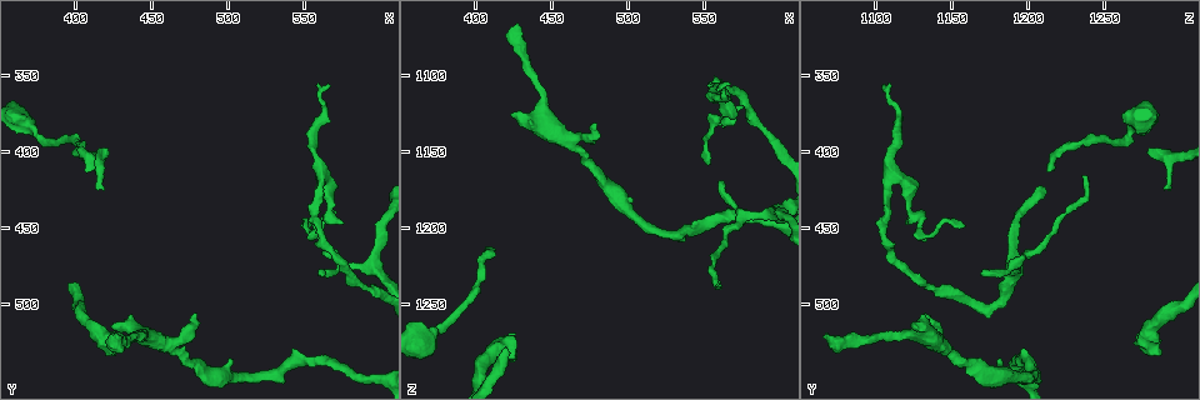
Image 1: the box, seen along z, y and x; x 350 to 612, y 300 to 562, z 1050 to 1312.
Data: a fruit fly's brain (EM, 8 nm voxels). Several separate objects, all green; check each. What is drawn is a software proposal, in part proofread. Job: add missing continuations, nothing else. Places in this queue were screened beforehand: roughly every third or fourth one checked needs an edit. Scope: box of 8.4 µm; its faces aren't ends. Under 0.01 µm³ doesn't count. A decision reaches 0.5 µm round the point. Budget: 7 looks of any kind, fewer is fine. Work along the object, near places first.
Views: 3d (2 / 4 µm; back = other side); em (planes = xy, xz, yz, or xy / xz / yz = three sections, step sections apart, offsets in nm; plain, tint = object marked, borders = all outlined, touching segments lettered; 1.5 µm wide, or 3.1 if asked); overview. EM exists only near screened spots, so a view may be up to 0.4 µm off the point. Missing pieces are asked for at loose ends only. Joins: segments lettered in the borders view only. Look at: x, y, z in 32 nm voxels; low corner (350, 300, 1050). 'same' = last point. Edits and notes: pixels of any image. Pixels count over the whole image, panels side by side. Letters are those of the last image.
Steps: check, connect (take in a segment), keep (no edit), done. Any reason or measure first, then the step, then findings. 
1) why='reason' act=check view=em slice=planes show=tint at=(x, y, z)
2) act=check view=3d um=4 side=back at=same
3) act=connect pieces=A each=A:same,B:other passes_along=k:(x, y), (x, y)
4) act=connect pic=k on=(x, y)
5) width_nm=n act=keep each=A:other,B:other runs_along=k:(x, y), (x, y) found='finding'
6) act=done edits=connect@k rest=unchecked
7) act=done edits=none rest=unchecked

why='branch stops here' act=check view=em slice=planes show=borders at=(560, 416, 1234)

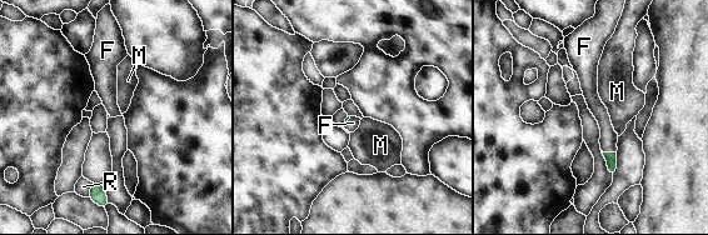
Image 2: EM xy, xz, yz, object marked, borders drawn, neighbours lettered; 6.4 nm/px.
longest_contact=R:100nm act=connect pieces=F each=F:same,M:other,R:other found='it goes on there'

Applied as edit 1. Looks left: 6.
why='an open end' act=check view=3d um=2 at=(406, 414, 1212)

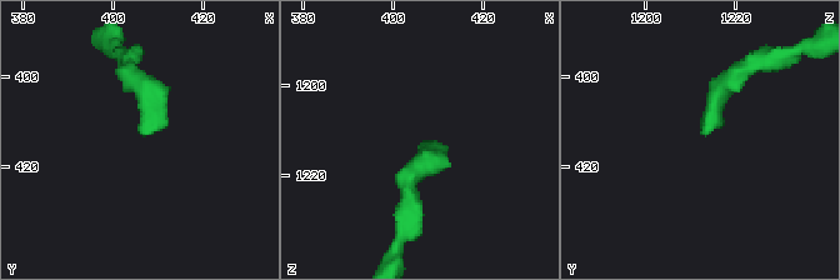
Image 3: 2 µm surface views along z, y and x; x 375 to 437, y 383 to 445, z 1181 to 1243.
why='need the tissue' act=check view=em slice=yz step=8 show=plain at=(406, 413, 1213)

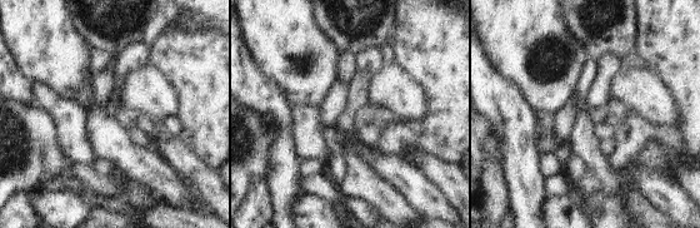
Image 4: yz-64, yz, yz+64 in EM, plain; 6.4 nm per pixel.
why='what lies round it' act=check view=em slice=yz step=8 show=borders at=same

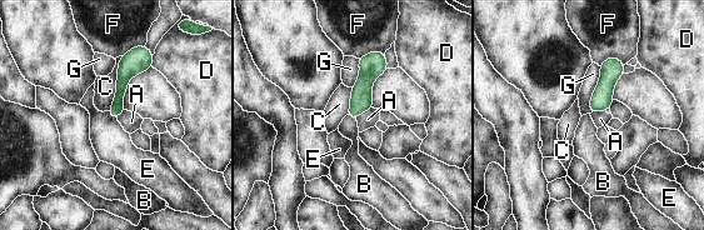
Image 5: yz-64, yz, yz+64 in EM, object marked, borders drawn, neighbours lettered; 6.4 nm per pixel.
act=connect pieces=B each=A:other,B:same,C:other,D:other,E:other,F:other,G:other passes_along=5:(362, 95), (352, 116), (348, 128) found='the cell continues'

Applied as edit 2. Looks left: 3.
act=done edits=connect@2,connect@5 rest=unchecked

